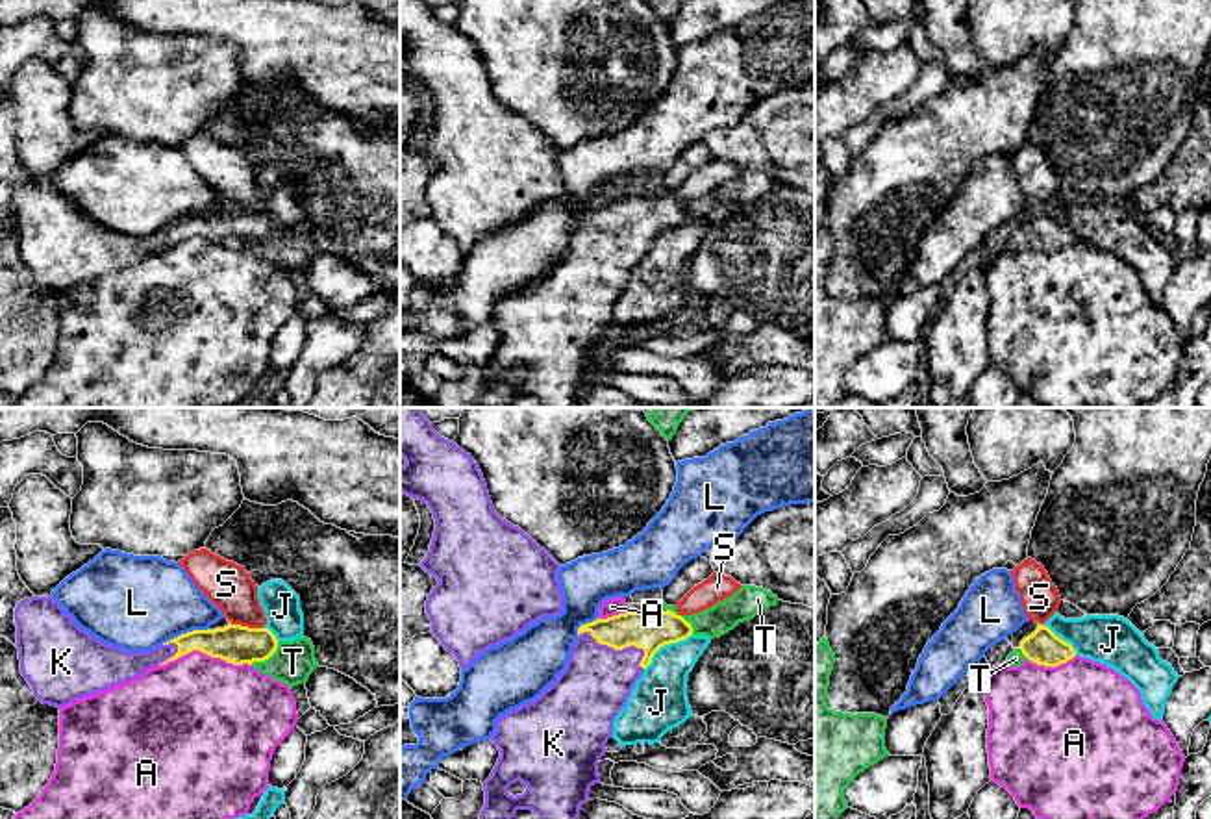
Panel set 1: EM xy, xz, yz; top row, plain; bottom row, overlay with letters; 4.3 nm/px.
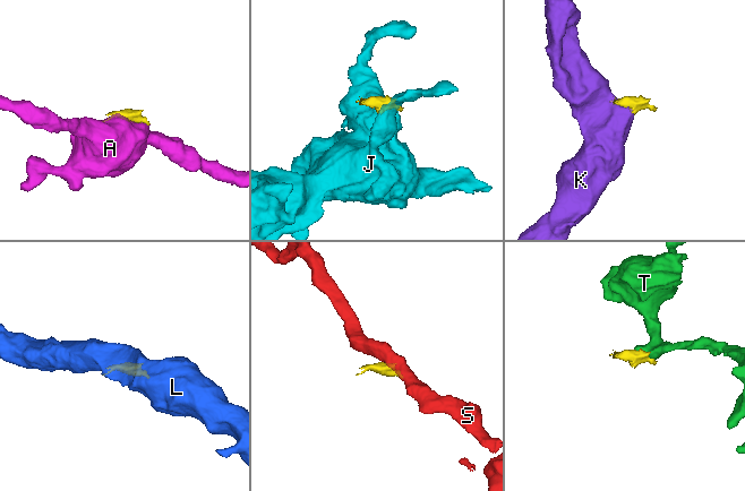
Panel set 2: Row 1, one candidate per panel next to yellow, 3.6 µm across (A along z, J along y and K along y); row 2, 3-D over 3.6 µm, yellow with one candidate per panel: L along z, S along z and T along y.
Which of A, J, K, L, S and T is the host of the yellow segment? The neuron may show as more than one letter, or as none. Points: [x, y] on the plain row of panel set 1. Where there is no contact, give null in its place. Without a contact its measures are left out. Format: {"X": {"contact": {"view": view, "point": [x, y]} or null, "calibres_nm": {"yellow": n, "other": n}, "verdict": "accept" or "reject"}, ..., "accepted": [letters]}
{"A": {"contact": {"view": "xy", "point": [204, 238]}, "calibres_nm": {"yellow": 170, "other": 480}, "verdict": "reject"}, "J": {"contact": {"view": "xz", "point": [665, 228]}, "calibres_nm": {"yellow": 160, "other": 240}, "verdict": "reject"}, "K": {"contact": {"view": "xz", "point": [621, 234]}, "calibres_nm": {"yellow": 160, "other": 300}, "verdict": "accept"}, "L": {"contact": {"view": "xy", "point": [184, 219]}, "calibres_nm": {"yellow": 170, "other": 420}, "verdict": "reject"}, "S": {"contact": {"view": "xy", "point": [247, 212]}, "calibres_nm": {"yellow": 170, "other": 200}, "verdict": "reject"}, "T": {"contact": {"view": "xz", "point": [678, 201]}, "calibres_nm": {"yellow": 160, "other": 140}, "verdict": "accept"}, "accepted": ["K", "T"]}

